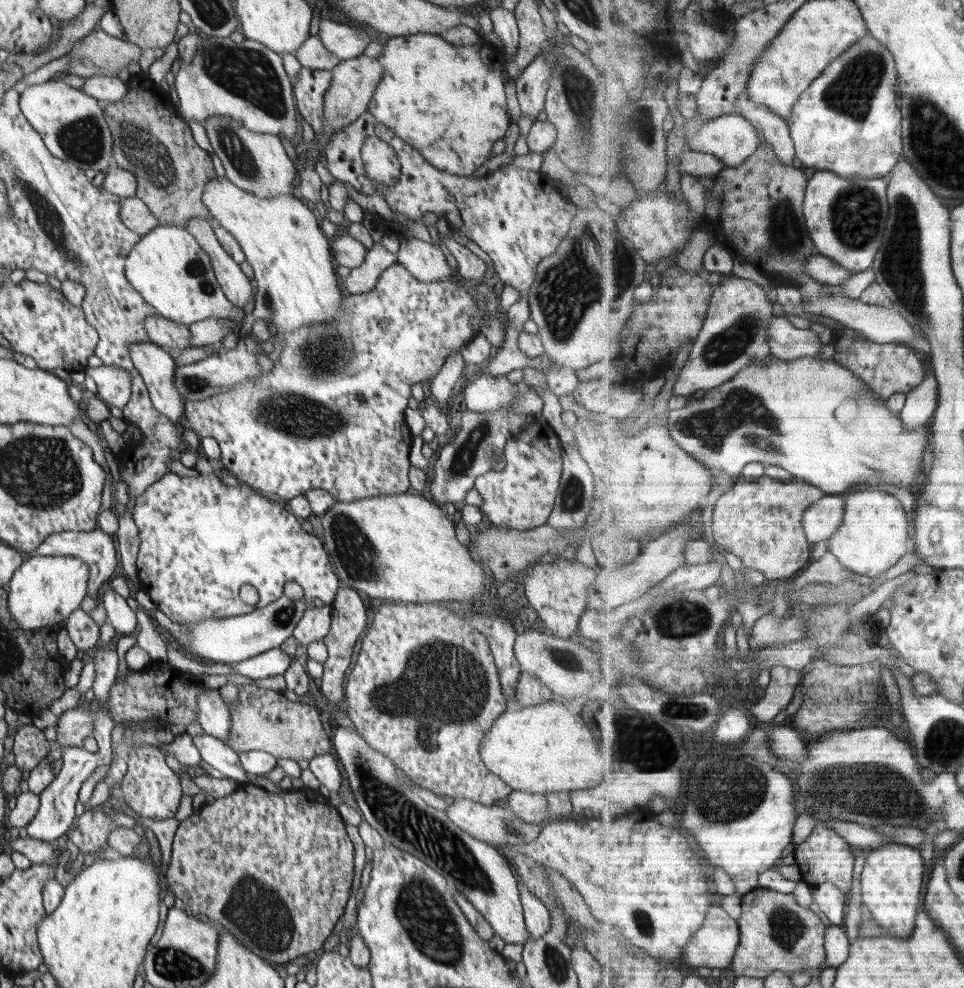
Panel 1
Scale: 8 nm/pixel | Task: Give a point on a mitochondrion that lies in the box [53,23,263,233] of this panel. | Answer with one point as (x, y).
(147, 155)

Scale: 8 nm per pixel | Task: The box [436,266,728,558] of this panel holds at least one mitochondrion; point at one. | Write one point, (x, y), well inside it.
(467, 452)

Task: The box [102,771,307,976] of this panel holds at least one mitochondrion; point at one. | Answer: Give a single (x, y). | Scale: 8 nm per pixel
(253, 908)

